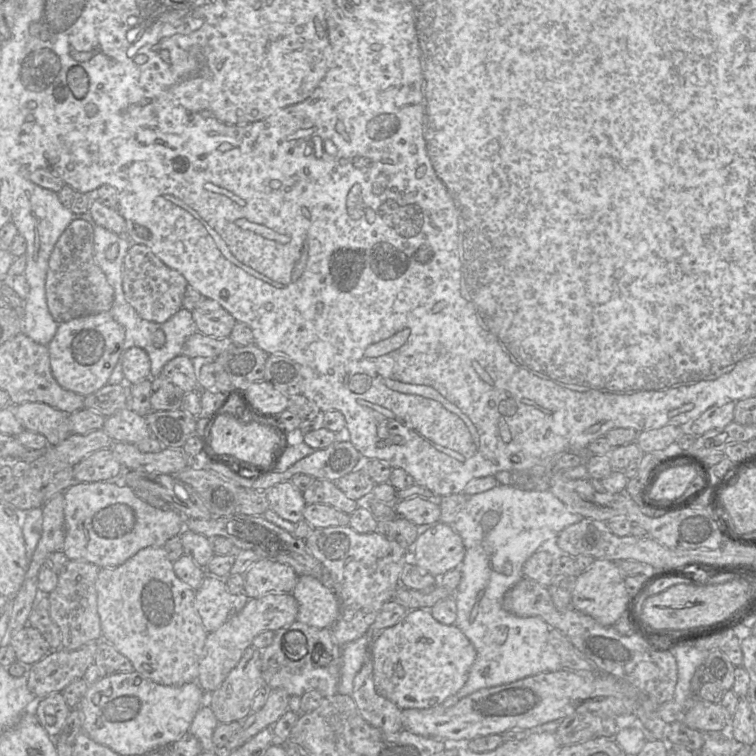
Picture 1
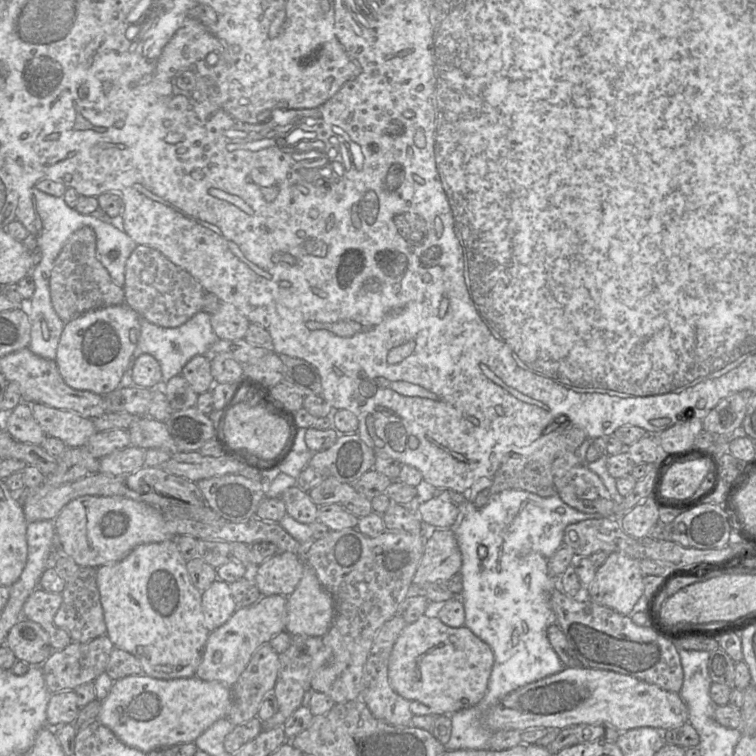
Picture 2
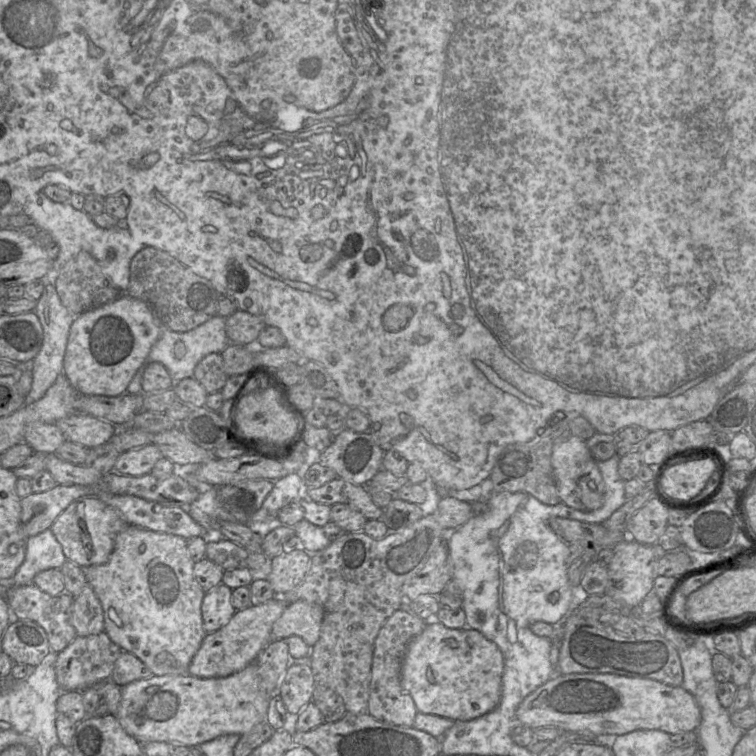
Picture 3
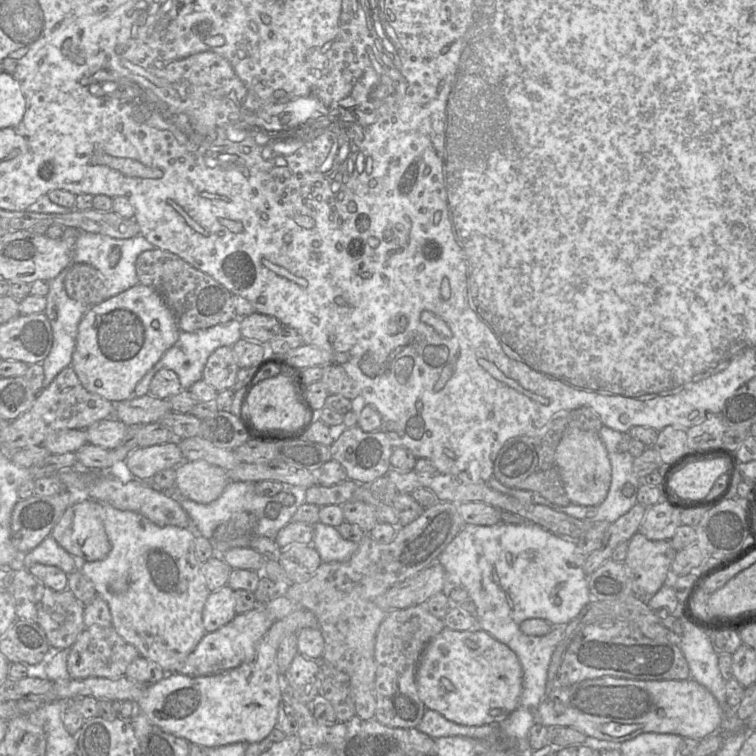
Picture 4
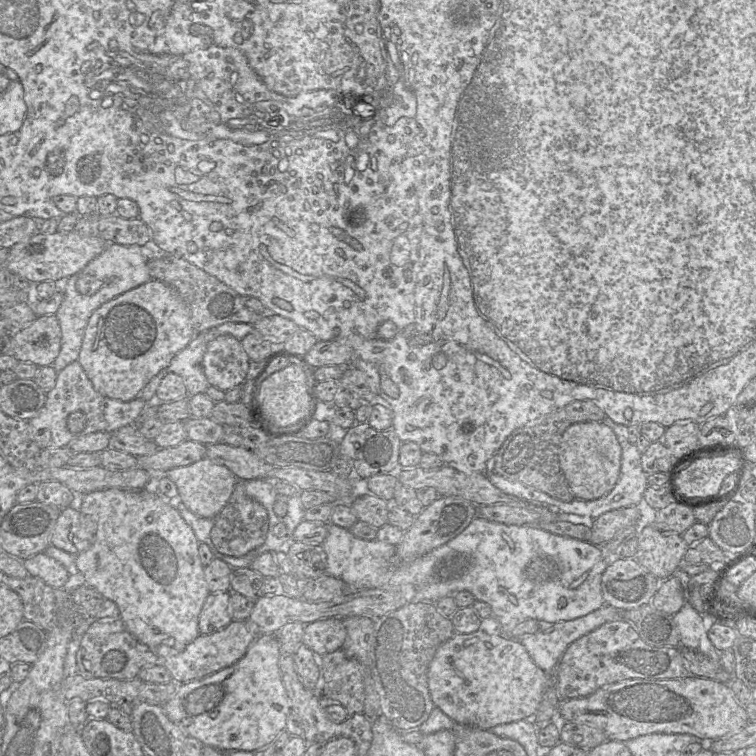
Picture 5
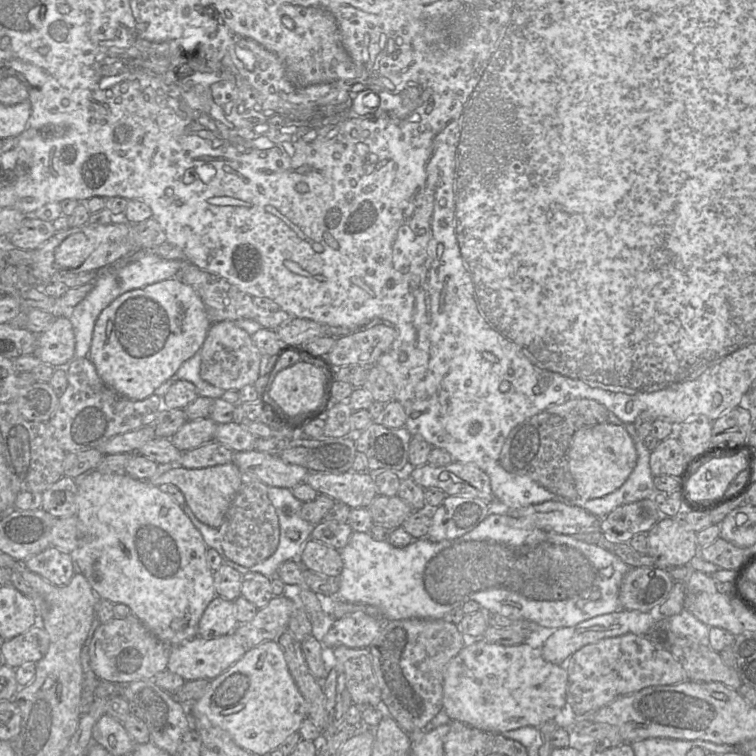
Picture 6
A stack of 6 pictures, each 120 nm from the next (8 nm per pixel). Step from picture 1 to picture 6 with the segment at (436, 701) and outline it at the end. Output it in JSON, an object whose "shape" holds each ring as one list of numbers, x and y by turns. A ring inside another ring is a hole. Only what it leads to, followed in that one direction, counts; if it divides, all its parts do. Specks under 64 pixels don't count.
{"shape":[[482,637,478,639,469,639,464,648,450,660,446,666,444,673,443,684,443,710,447,713,452,721,460,721,473,728,489,732,489,733,504,733,510,730,515,730,525,726,533,726,539,728,545,722,554,719,561,709,566,705,566,691,568,683,568,674,564,665,556,665,547,662,541,654,541,649,534,649,526,643,514,646,503,646,493,644]]}

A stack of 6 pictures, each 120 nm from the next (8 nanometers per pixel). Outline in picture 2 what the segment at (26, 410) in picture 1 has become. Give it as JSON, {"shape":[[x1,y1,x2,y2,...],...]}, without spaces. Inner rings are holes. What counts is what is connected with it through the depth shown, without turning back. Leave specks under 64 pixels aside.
{"shape":[[33,404,31,412,47,436,60,439,66,447,84,447,97,431,91,419,74,412]]}

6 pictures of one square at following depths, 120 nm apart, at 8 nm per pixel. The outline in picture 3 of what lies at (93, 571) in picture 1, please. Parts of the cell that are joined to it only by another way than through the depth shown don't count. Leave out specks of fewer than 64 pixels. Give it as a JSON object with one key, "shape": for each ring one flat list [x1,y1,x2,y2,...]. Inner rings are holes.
{"shape":[[91,585,74,597,69,620,79,637,105,631,104,610]]}

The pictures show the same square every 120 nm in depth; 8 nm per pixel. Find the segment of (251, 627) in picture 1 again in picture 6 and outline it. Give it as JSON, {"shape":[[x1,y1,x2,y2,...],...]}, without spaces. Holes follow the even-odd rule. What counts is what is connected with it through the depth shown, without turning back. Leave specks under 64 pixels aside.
{"shape":[[235,632,214,639,197,636,171,647,167,670,179,675,185,681,212,680,238,662,248,650,245,640]]}

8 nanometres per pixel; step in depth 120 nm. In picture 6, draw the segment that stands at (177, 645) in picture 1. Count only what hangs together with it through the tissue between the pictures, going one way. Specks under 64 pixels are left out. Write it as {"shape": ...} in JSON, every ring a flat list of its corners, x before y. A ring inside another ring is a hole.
{"shape":[[97,469,91,470,78,480,78,491,76,495,78,529,81,532,79,546,69,553,78,565,80,572,86,577,99,599,106,599,111,603,122,603,127,605,134,616,136,616,158,639,170,647,188,641,198,636,199,621,208,607,208,604,216,597,214,586,214,572,207,563,207,546,201,533,193,525,182,507,171,495,159,489,148,480,140,480,130,475,118,473,102,473]]}

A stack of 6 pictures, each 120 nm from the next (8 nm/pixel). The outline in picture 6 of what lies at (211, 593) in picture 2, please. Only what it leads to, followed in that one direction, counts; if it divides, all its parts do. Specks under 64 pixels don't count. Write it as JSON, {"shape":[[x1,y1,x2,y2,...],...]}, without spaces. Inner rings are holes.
{"shape":[[216,596,205,609,198,625,198,636,214,639,234,632,238,626,234,601]]}

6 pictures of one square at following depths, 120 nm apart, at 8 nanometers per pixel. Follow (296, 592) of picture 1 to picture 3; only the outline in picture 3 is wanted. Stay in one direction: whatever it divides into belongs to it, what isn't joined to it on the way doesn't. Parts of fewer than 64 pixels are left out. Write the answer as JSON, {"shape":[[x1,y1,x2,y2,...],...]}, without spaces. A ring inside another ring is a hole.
{"shape":[[304,600,289,603,273,625,271,642,299,636,307,645,314,646,320,637,323,617,323,608,318,604]]}

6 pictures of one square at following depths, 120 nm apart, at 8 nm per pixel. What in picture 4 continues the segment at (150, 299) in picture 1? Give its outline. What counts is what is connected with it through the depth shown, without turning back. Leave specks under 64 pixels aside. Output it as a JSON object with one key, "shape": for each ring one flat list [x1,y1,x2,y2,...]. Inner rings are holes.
{"shape":[[159,248,142,252,136,260,136,272,140,284,151,287,164,299,173,312,180,331,194,332,236,318,233,294,177,254]]}

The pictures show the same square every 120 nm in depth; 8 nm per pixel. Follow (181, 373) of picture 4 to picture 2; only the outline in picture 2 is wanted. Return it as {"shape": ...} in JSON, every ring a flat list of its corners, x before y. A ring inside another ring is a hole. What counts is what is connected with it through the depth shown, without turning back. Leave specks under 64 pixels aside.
{"shape":[[201,310,186,323,176,328,163,328,142,319,137,346,132,354,128,369,121,378,119,387,126,388,134,385,132,367,135,360,142,354,149,354,158,361,162,371,162,386,174,376,181,375,182,369,193,357,210,355,211,346,218,340,212,329,210,318,211,314]]}

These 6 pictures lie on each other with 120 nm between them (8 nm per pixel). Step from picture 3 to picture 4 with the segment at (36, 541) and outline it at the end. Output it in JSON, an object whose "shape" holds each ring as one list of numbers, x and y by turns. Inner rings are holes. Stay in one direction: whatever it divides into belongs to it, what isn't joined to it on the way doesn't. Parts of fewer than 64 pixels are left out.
{"shape":[[51,535,33,550,22,555,23,568,28,570,34,564,57,566,66,574,77,570,74,557,62,548]]}

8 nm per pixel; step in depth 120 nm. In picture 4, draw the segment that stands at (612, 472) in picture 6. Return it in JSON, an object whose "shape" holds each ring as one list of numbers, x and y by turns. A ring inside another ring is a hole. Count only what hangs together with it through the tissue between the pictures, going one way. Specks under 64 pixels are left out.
{"shape":[[567,429,556,448,556,465,572,504,597,506,605,500,611,484,612,468,608,451,598,432]]}

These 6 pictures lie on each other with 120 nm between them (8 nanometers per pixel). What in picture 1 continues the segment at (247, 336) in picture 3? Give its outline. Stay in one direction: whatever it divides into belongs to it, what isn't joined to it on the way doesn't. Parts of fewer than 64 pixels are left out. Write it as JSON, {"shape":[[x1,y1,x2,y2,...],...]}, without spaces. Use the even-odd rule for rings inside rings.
{"shape":[[207,297,191,312,197,331,215,338,229,337,237,322,218,302]]}

